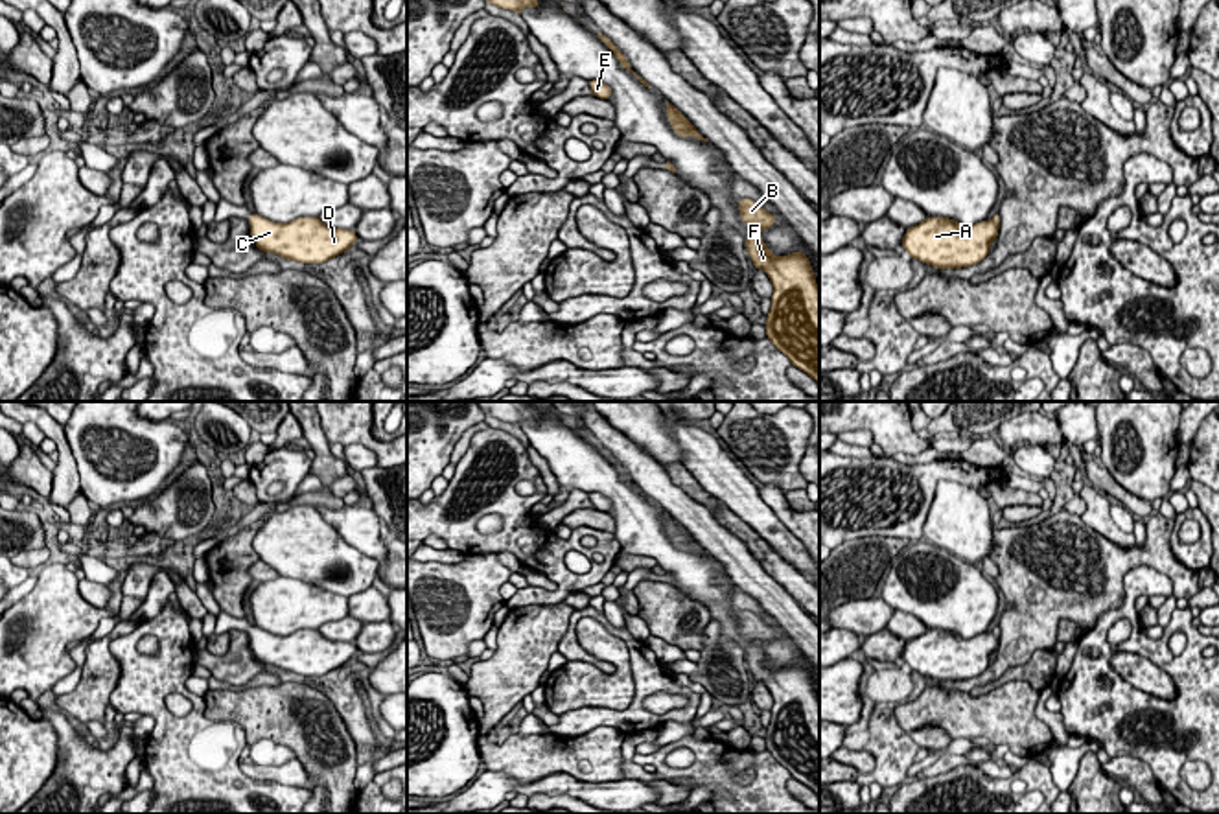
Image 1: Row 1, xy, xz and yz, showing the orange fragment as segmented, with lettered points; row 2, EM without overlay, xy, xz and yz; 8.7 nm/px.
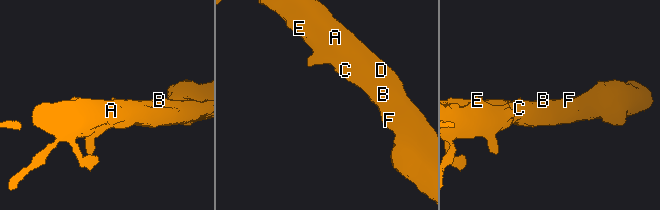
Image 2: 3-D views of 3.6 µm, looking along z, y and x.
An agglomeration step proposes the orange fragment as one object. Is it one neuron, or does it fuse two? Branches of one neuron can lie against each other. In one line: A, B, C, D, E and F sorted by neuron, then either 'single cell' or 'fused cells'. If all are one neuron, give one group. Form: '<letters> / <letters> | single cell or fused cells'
A B C D E F | single cell

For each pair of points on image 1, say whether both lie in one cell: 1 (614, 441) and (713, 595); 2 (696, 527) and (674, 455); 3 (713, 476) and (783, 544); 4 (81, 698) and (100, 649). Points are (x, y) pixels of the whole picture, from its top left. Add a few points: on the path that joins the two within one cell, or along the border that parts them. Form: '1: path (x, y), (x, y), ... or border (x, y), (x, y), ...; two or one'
1: border (652, 500), (667, 512); two
2: border (647, 452), (660, 465); two
3: path (731, 488), (768, 527); one
4: path (94, 686), (100, 676), (100, 662); one

